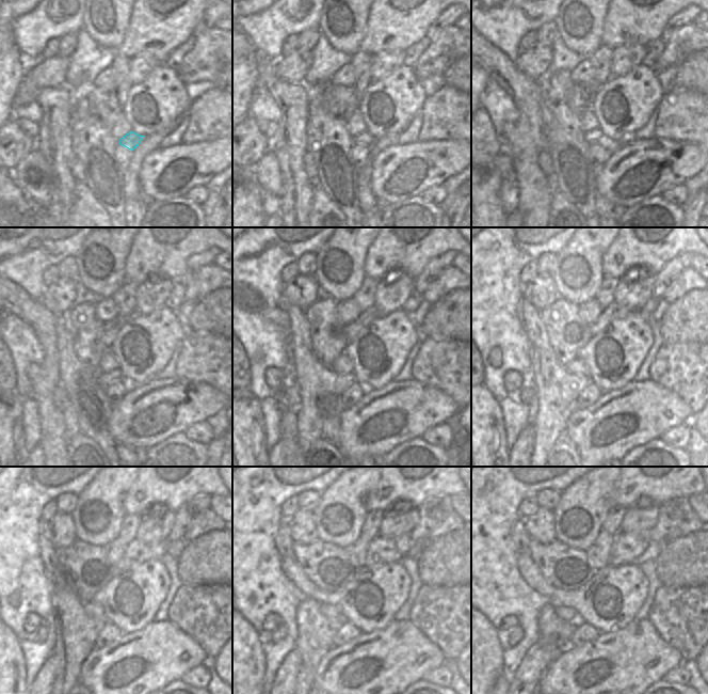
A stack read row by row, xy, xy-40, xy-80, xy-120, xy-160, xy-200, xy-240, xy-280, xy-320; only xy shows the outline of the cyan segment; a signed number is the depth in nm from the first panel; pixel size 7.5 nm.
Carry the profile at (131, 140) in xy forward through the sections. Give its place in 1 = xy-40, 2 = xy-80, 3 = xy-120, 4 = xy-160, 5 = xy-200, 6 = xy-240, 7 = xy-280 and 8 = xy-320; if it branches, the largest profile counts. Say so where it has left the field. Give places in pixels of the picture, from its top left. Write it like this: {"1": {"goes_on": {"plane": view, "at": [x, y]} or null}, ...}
{"1": {"goes_on": {"plane": "xy-40", "at": [365, 138]}}, "2": {"goes_on": {"plane": "xy-80", "at": [595, 137]}}, "3": {"goes_on": {"plane": "xy-120", "at": [107, 379]}}, "4": {"goes_on": {"plane": "xy-160", "at": [314, 380]}}, "5": {"goes_on": {"plane": "xy-200", "at": [557, 390]}}, "6": {"goes_on": {"plane": "xy-240", "at": [76, 631]}}, "7": {"goes_on": {"plane": "xy-280", "at": [316, 631]}}, "8": {"goes_on": {"plane": "xy-320", "at": [552, 629]}}}

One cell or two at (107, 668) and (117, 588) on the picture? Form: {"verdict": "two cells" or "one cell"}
{"verdict": "two cells"}

